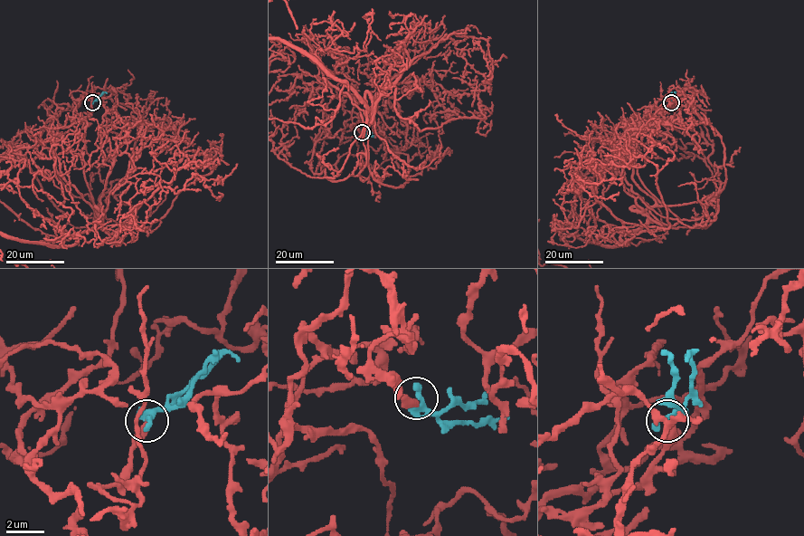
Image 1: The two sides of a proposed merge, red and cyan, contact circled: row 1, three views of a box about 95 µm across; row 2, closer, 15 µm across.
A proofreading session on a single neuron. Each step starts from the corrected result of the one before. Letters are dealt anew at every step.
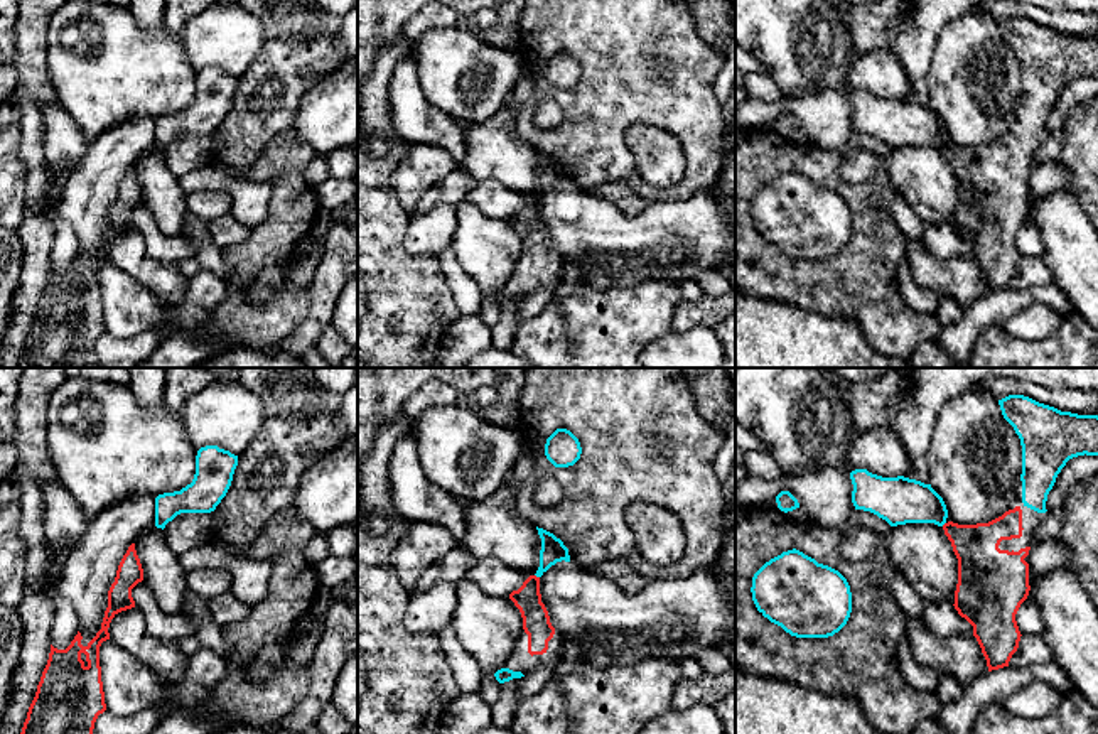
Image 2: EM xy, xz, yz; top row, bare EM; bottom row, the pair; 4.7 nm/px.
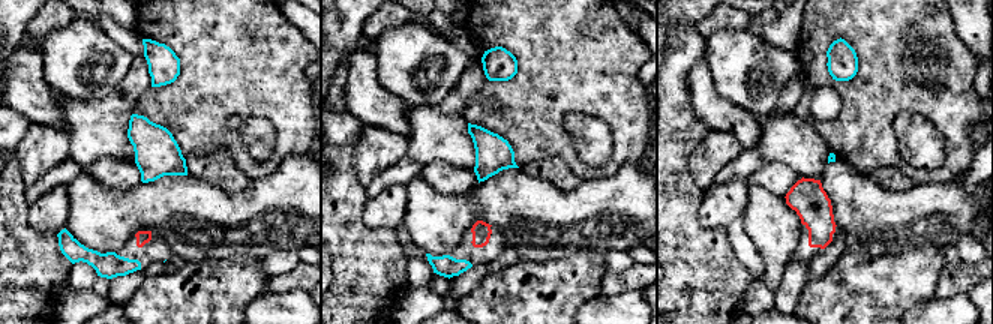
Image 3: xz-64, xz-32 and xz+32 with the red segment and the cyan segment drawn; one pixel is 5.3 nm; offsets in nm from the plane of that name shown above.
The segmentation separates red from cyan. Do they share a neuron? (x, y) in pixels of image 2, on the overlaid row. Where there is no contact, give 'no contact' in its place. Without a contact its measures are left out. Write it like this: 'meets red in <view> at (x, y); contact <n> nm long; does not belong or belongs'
meets red in xz at (535, 576); contact 30 nm long; belongs

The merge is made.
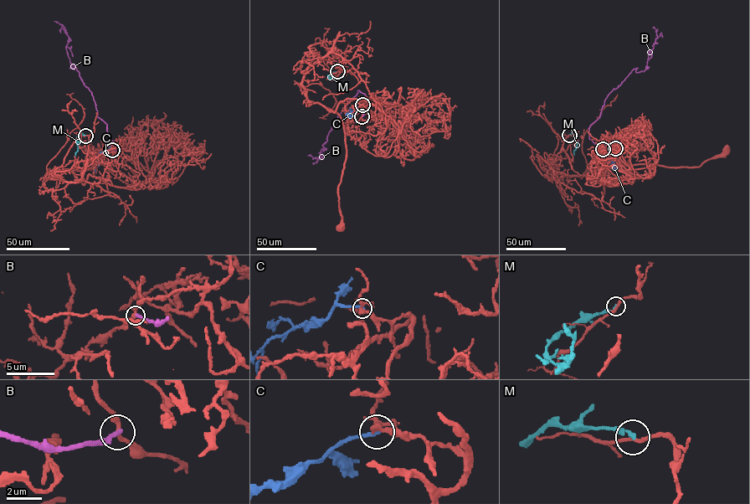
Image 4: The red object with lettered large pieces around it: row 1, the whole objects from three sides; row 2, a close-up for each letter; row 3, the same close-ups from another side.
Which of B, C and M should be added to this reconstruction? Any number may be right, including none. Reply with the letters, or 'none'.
none

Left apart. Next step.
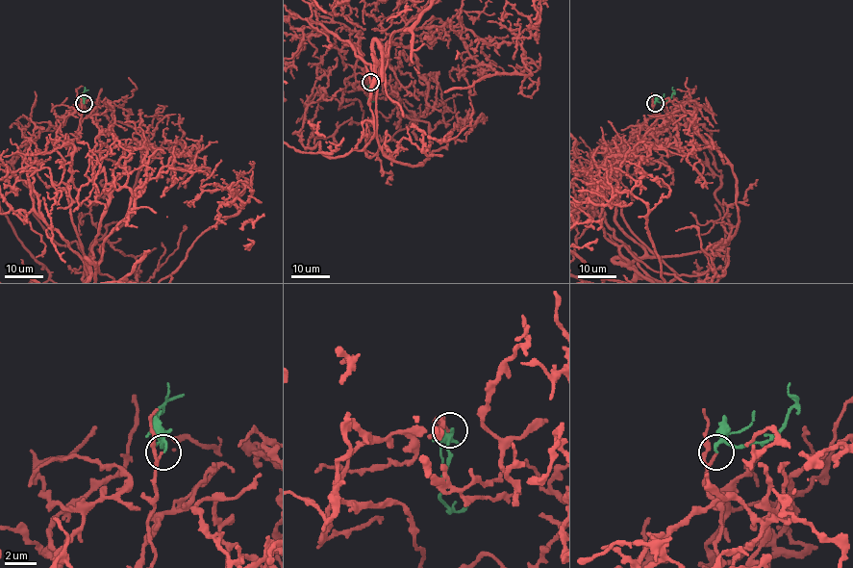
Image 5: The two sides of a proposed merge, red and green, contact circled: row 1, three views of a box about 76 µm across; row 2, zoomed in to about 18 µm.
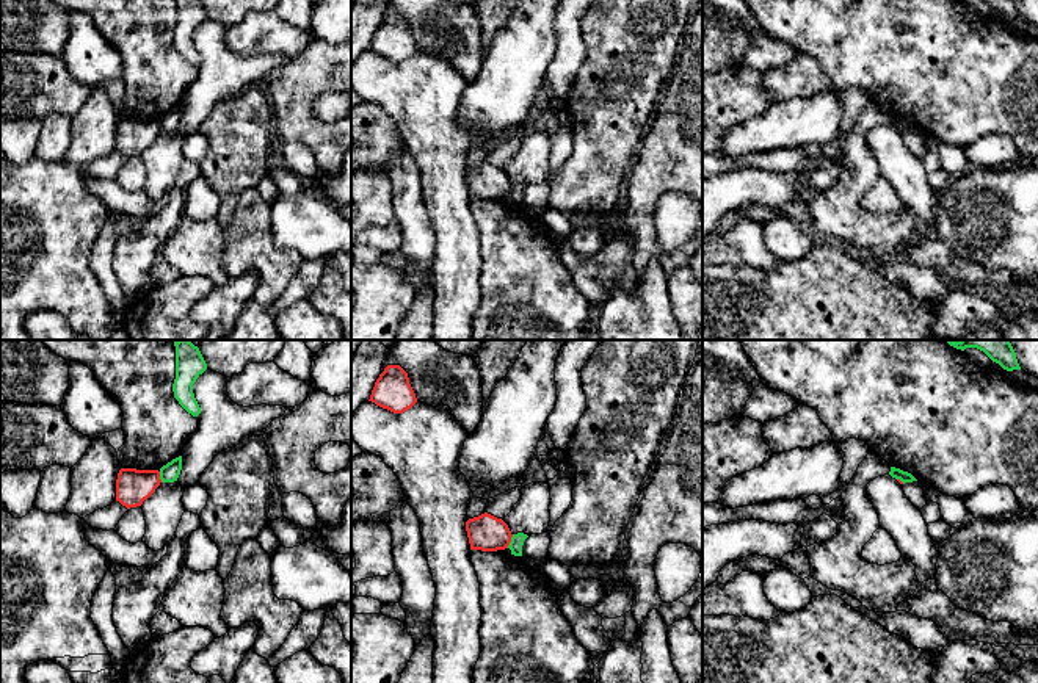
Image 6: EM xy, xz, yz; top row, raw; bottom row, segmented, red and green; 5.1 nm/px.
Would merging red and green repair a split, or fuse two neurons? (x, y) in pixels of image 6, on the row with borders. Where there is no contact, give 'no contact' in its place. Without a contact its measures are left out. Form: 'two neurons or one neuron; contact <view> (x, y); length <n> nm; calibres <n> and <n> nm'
two neurons; contact xz (510, 541); length 80 nm; calibres 190 and 70 nm

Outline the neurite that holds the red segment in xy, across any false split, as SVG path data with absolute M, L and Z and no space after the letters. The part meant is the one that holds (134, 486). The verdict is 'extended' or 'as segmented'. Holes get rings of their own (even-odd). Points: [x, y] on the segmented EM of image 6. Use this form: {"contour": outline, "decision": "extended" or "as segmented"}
{"contour": "M121 468L116 479L116 501L127 509L141 506L160 482L158 470Z", "decision": "as segmented"}

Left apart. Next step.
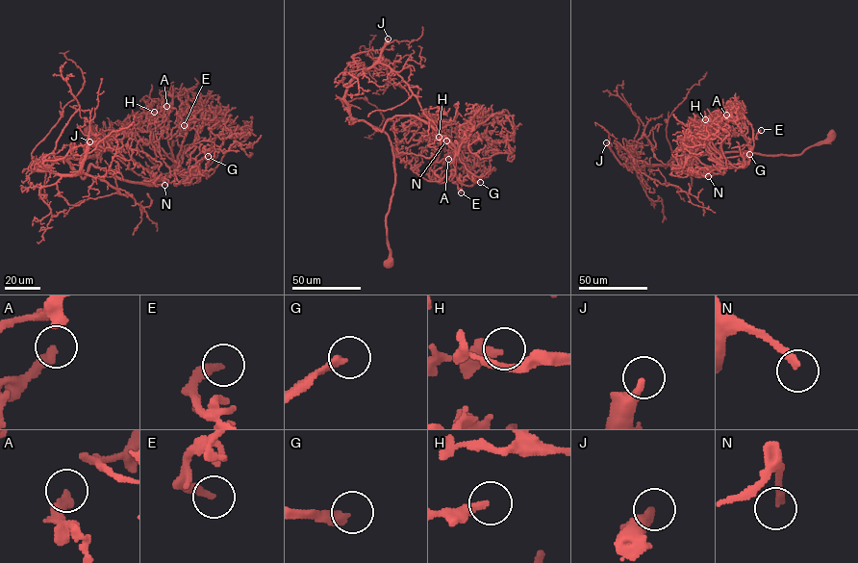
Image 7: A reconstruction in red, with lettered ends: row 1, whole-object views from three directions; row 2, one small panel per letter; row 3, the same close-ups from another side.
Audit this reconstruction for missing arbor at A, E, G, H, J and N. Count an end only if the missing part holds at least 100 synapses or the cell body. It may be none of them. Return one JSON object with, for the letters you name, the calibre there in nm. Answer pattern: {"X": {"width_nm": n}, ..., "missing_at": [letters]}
{"G": {"width_nm": 280}, "J": {"width_nm": 320}, "N": {"width_nm": 240}, "missing_at": ["G", "J", "N"]}

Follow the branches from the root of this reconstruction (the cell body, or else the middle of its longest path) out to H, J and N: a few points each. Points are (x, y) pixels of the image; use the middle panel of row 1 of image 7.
H: (389, 263), (393, 154), (371, 125), (381, 131), (393, 116), (415, 115), (439, 137)
J: (389, 263), (392, 145), (382, 131), (355, 119), (344, 98), (347, 86), (377, 60), (388, 38)
N: (389, 263), (393, 154), (389, 136), (371, 125), (381, 131), (393, 116), (415, 115), (446, 140)

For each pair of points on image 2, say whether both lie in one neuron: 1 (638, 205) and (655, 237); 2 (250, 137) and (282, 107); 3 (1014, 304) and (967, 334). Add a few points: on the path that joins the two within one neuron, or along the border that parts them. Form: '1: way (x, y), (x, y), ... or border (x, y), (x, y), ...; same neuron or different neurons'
1: border (604, 198), (631, 213), (640, 213), (650, 203); different neurons
2: way (258, 129), (274, 113); same neuron
3: way (1002, 304), (990, 309), (977, 323); same neuron

